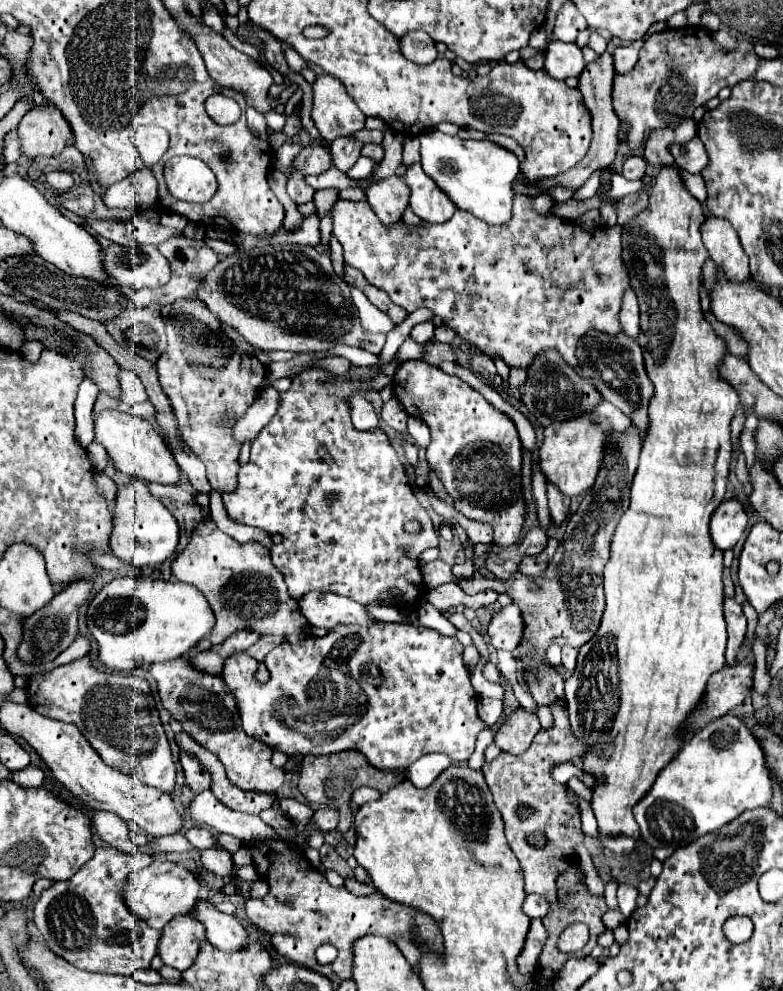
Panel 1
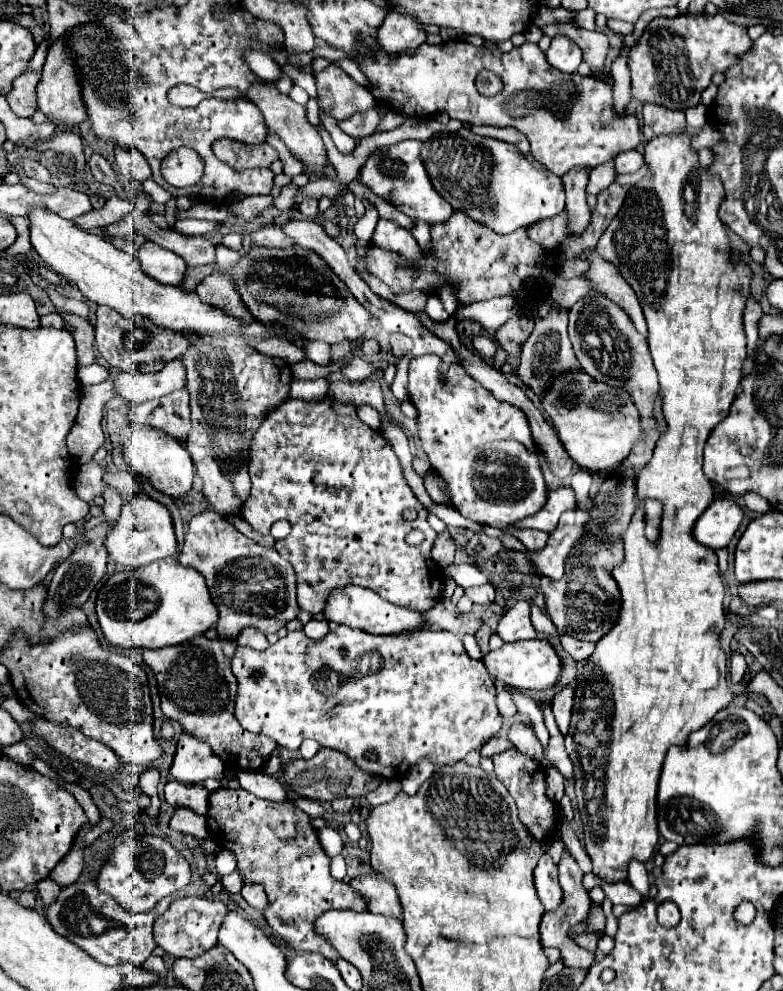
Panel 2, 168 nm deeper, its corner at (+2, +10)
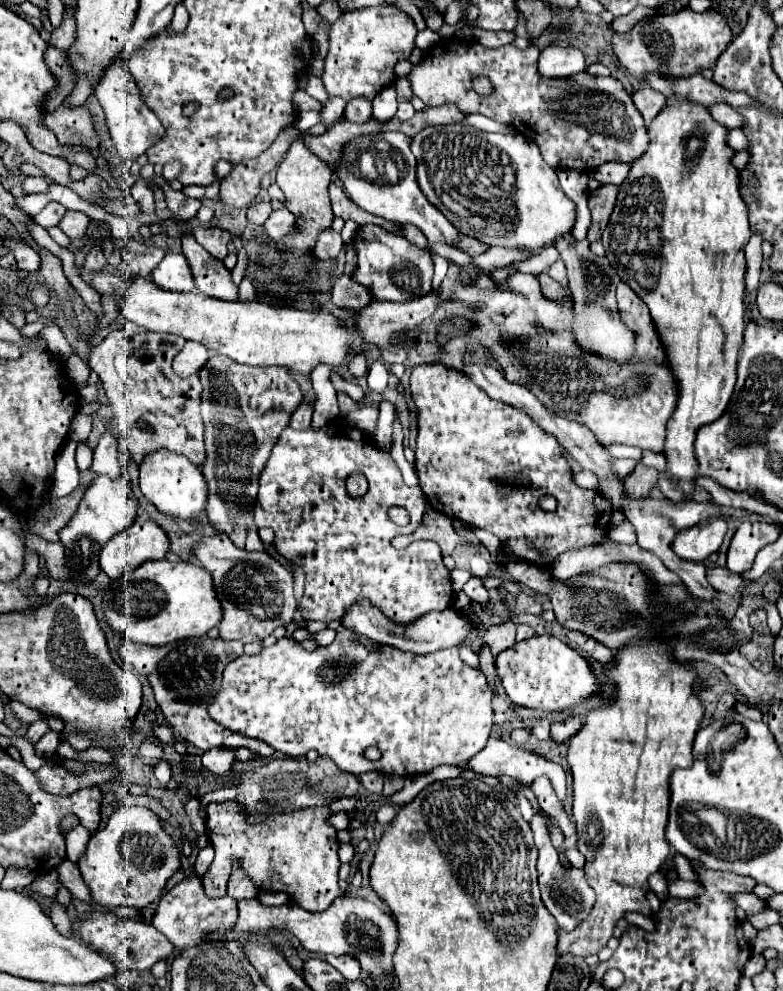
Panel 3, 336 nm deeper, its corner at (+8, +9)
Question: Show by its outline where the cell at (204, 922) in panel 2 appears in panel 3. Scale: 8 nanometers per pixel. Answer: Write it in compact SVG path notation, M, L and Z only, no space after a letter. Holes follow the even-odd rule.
M191 875L189 879L175 885L165 897L161 897L161 903L153 915L151 925L167 937L167 941L173 945L175 951L185 951L207 941L213 935L219 937L231 935L235 921L237 921L237 901L231 897L223 897L223 899L207 897L203 893L201 879Z

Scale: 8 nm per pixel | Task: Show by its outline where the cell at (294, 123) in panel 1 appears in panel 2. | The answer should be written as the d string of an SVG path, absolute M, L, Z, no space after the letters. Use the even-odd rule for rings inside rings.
M253 86L247 94L263 112L269 132L279 134L279 138L285 142L285 146L291 150L291 154L303 164L305 172L315 172L319 176L325 176L325 168L329 164L327 150L325 150L325 144L323 144L317 128L311 126L311 122L307 120L305 108L301 104L289 100L287 96L283 96L277 88L269 88L269 86L257 86L257 88Z

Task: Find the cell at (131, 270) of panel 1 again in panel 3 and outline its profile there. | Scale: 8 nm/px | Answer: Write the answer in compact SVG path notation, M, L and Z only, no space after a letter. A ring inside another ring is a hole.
M169 253L165 259L151 271L155 285L167 291L191 291L191 269L187 259L181 253Z

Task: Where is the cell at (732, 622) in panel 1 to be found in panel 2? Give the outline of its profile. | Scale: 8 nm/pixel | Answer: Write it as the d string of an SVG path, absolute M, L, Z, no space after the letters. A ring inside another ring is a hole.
M733 654L733 658L731 658L731 668L729 668L729 672L731 672L731 684L733 684L733 686L737 686L737 684L743 680L745 668L747 668L745 658L739 656L739 654Z

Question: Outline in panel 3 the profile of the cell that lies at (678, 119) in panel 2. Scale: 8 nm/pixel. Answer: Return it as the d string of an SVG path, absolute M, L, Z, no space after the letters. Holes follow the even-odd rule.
M643 87L633 95L633 103L639 109L639 113L645 119L645 125L649 125L665 107L667 107L667 99L663 93L651 89L651 87Z

